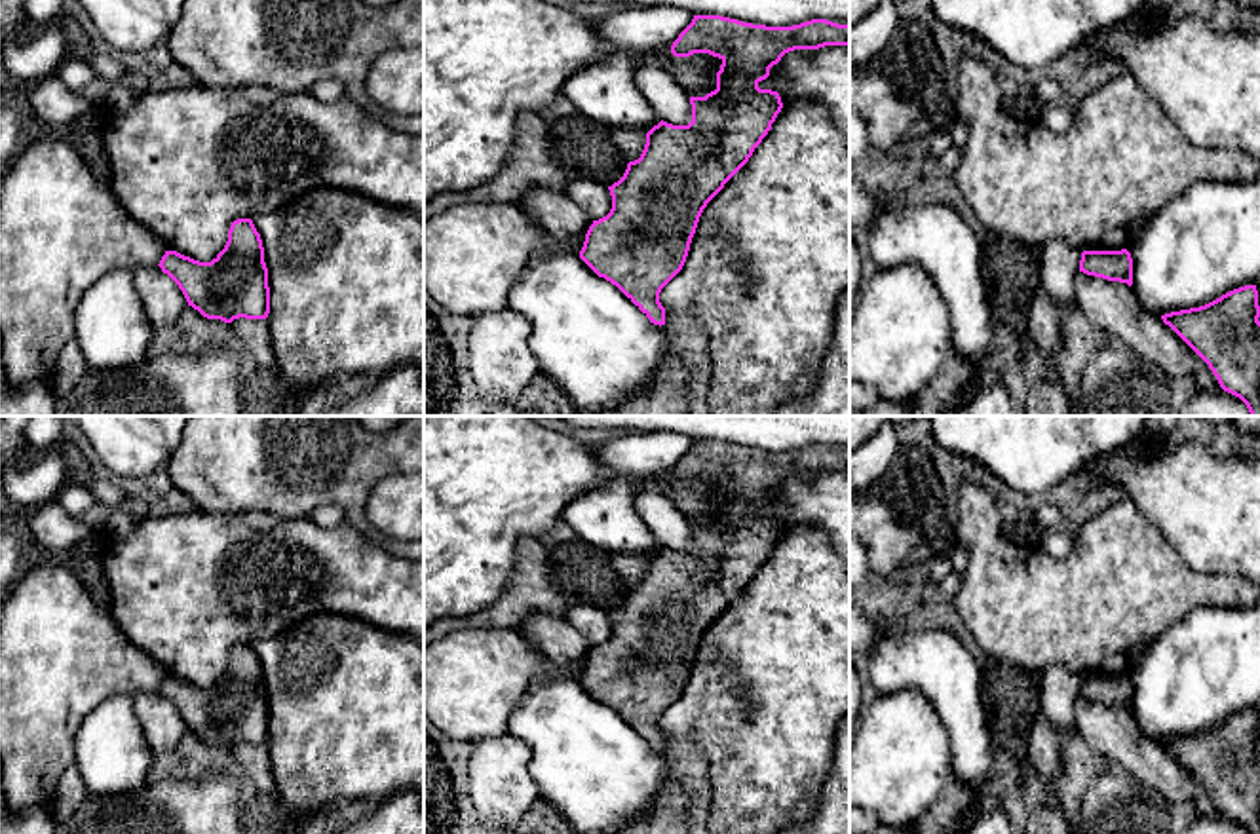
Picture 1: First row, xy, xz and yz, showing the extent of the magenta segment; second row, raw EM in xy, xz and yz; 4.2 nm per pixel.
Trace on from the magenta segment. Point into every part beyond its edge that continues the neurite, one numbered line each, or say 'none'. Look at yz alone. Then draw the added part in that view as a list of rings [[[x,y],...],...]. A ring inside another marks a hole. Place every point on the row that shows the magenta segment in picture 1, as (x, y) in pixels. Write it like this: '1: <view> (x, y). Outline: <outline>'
none

